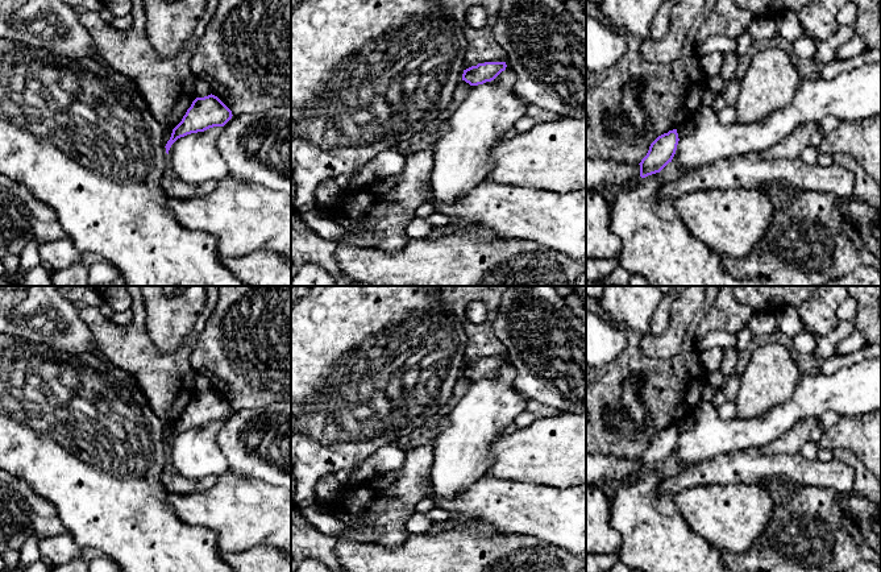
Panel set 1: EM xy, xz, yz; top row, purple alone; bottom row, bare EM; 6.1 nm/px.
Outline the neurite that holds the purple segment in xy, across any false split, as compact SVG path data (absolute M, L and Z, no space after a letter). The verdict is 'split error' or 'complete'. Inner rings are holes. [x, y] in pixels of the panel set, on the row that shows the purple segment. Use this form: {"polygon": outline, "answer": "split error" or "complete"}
{"polygon": "M215 95L196 98L187 109L182 121L173 129L166 144L166 153L180 137L191 133L204 132L213 127L224 127L232 119L232 111Z", "answer": "complete"}

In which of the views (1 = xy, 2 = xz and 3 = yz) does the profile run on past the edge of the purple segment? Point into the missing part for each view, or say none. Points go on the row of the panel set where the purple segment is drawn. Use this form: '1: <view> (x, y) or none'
1: none
2: none
3: none

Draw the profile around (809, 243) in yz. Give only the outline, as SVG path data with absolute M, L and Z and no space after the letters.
M801 191L788 208L776 208L765 236L744 257L722 256L724 270L736 279L756 278L762 286L822 286L860 266L881 272L881 262L867 250L856 227L838 207L836 196Z

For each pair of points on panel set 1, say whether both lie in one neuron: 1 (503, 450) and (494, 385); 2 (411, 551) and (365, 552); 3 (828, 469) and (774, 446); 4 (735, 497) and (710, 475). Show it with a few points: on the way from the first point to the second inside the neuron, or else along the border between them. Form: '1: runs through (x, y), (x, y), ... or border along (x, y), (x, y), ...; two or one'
1: border along (501, 434), (491, 443), (490, 463); two
2: runs through (399, 555), (377, 555); one
3: border along (763, 451), (767, 454), (798, 454); two
4: border along (751, 483), (703, 484), (689, 489); two

